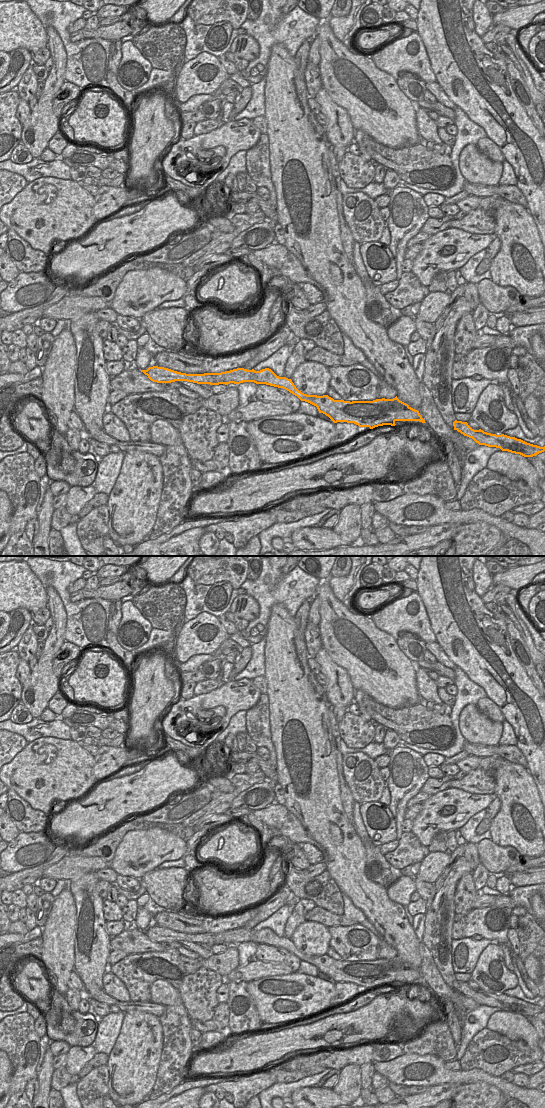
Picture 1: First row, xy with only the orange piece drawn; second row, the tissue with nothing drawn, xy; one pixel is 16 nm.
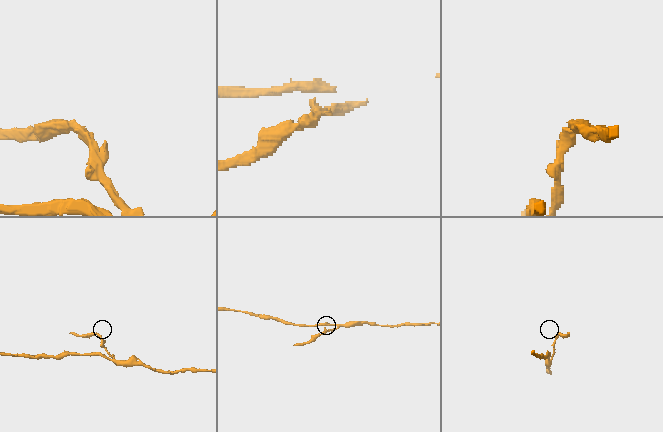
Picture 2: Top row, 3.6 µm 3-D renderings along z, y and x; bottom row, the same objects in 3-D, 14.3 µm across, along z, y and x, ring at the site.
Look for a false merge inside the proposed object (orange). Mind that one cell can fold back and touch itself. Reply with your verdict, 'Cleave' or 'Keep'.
Cleave

